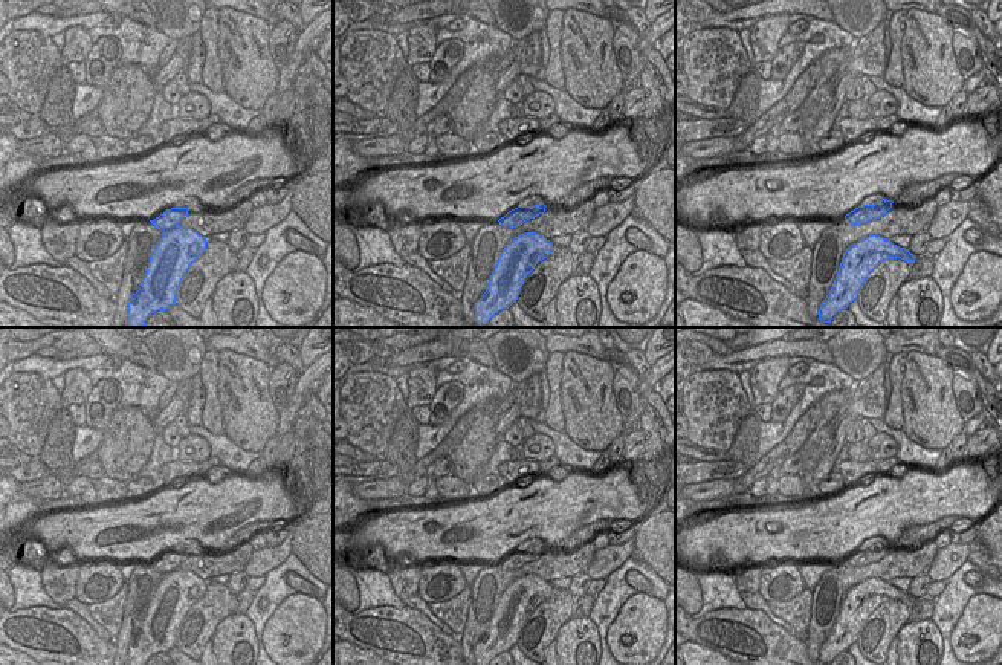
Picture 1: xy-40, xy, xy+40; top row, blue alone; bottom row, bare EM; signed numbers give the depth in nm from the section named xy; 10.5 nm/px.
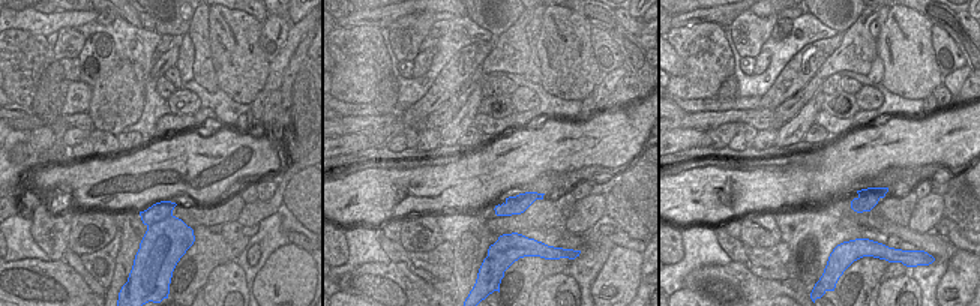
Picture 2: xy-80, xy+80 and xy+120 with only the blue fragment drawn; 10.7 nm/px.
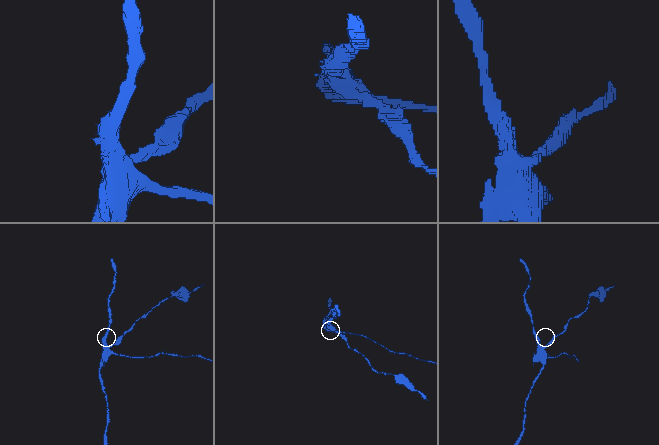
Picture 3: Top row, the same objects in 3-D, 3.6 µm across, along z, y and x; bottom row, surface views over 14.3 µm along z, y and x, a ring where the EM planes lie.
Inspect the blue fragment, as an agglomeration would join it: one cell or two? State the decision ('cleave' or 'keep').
cleave

